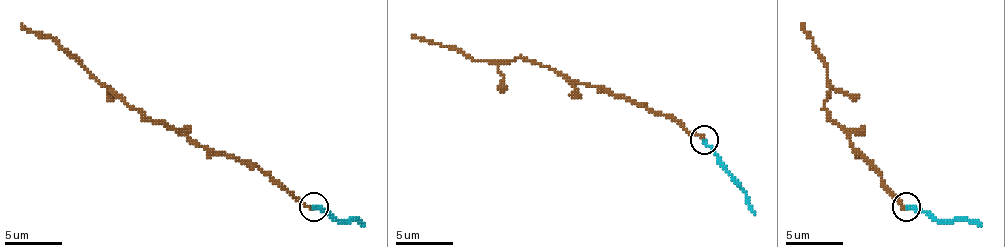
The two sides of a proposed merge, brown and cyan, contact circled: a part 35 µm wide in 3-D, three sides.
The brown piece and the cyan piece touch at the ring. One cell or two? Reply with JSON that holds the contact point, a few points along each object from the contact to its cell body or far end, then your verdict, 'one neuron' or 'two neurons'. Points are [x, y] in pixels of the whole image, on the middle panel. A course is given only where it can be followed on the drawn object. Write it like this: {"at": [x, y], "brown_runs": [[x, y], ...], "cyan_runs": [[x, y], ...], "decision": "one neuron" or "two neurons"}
{"at": [704, 139], "brown_runs": [[703, 137], [686, 132], [672, 117], [520, 57], [492, 63], [472, 60], [440, 43], [412, 35]], "cyan_runs": [[703, 140], [717, 163], [746, 194], [749, 209], [755, 214]], "decision": "two neurons"}

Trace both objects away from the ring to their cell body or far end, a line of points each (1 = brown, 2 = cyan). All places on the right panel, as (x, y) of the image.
1: (904, 206), (884, 186), (872, 166), (824, 109), (830, 86), (827, 66), (801, 23)
2: (907, 206), (930, 212), (938, 220), (975, 220), (981, 226)

